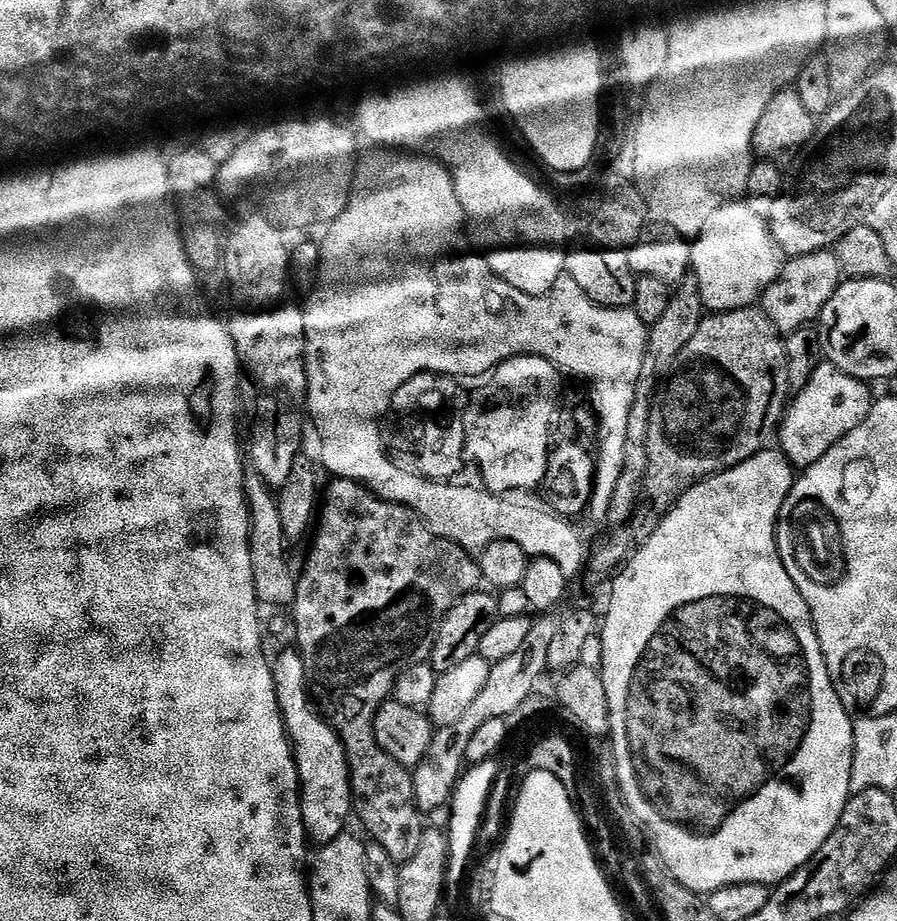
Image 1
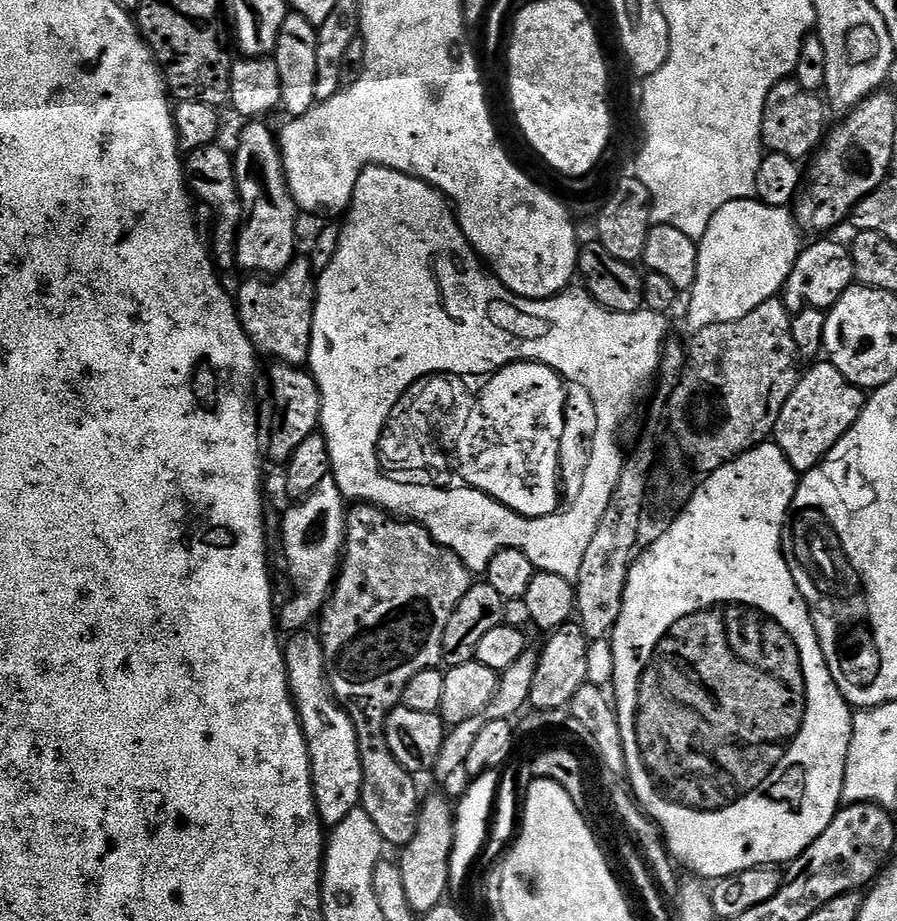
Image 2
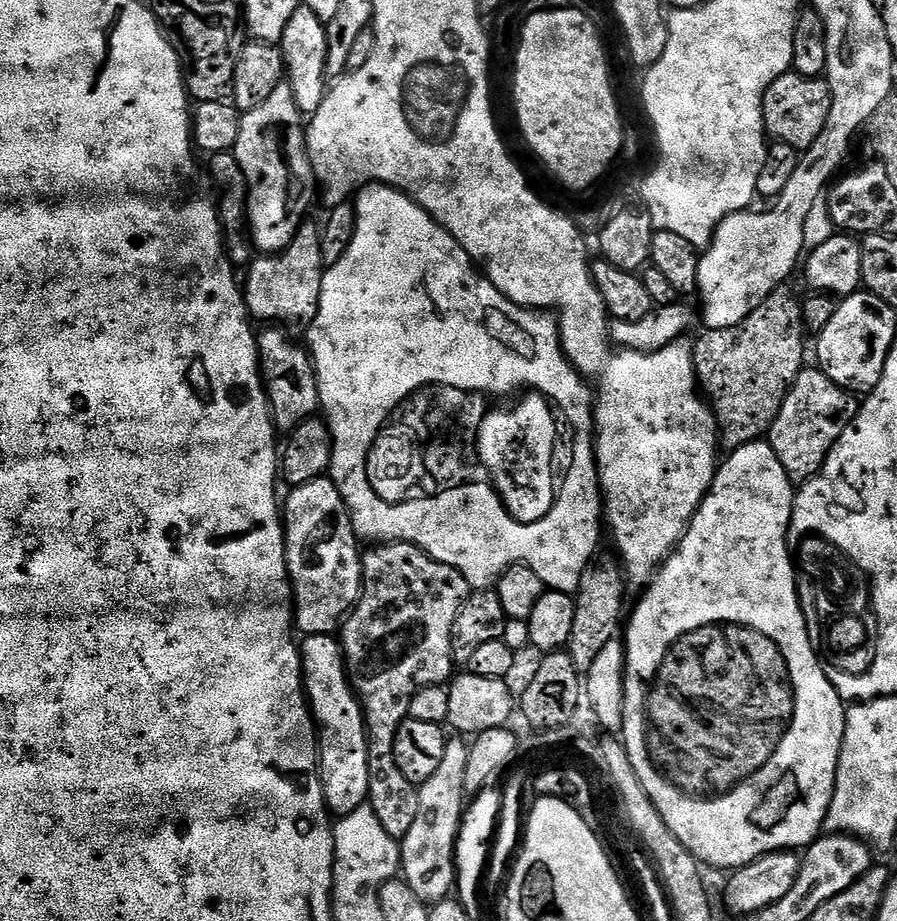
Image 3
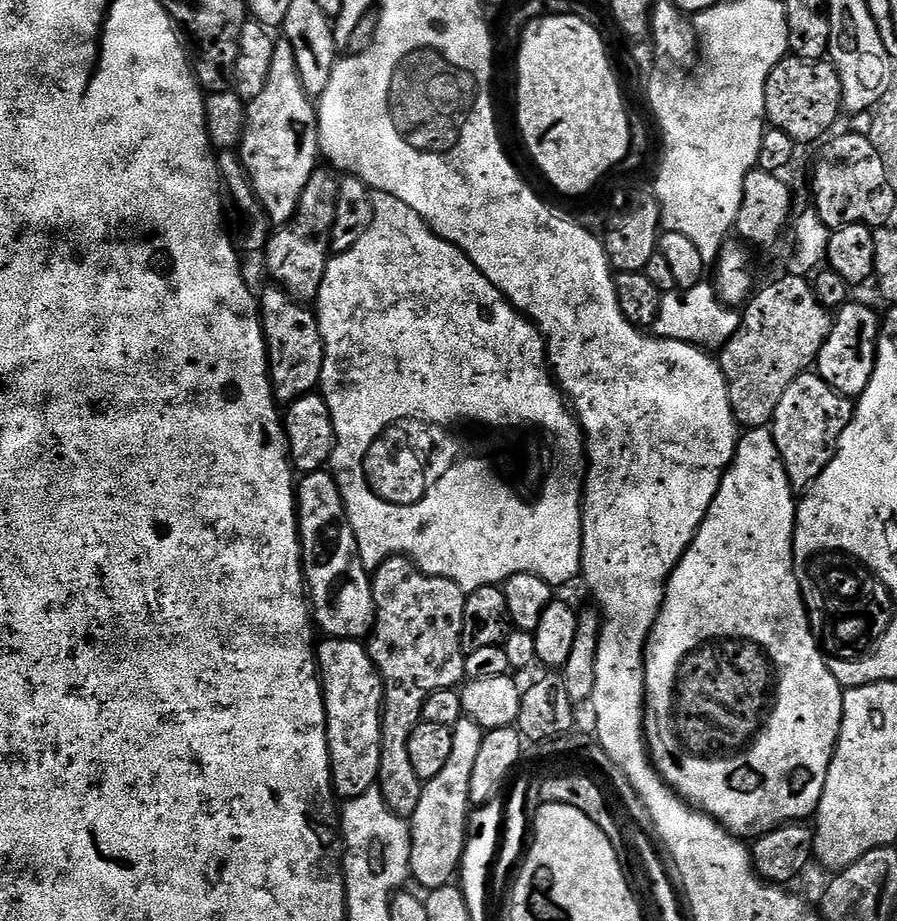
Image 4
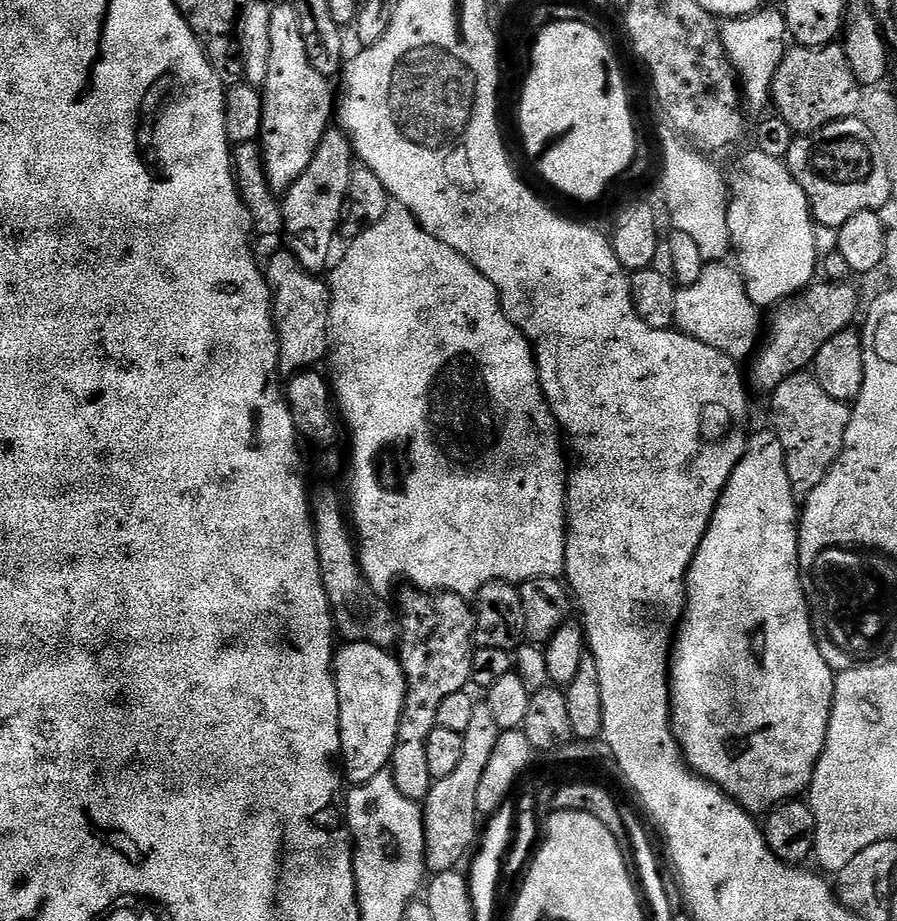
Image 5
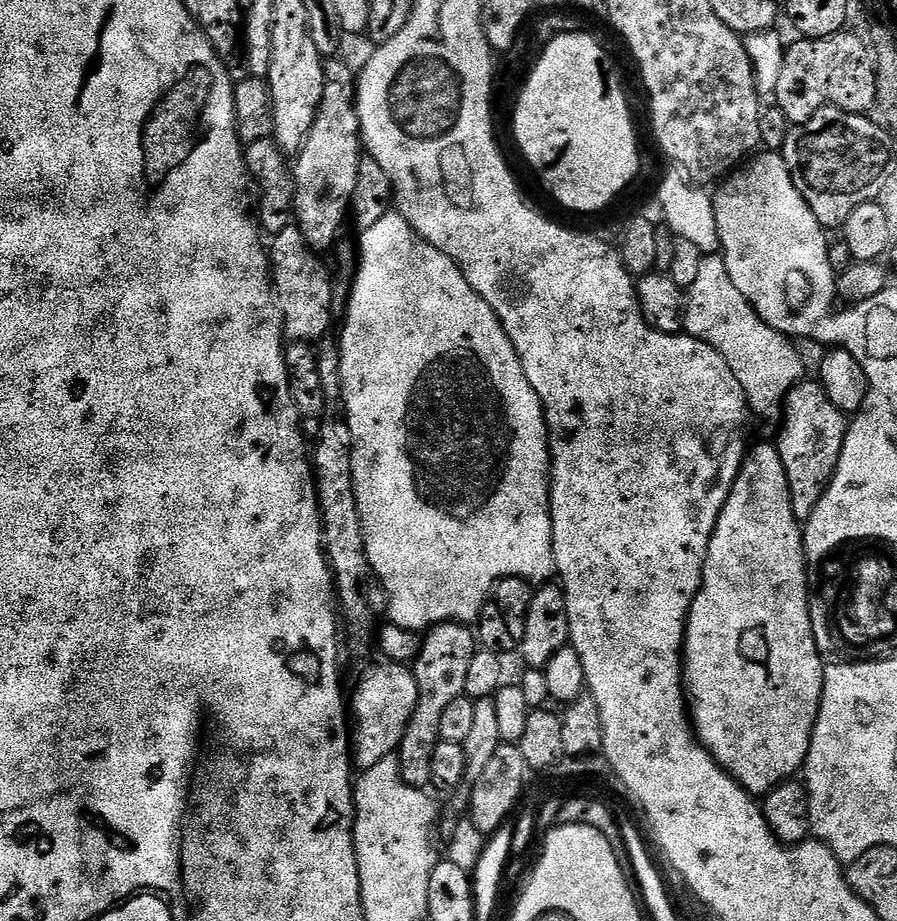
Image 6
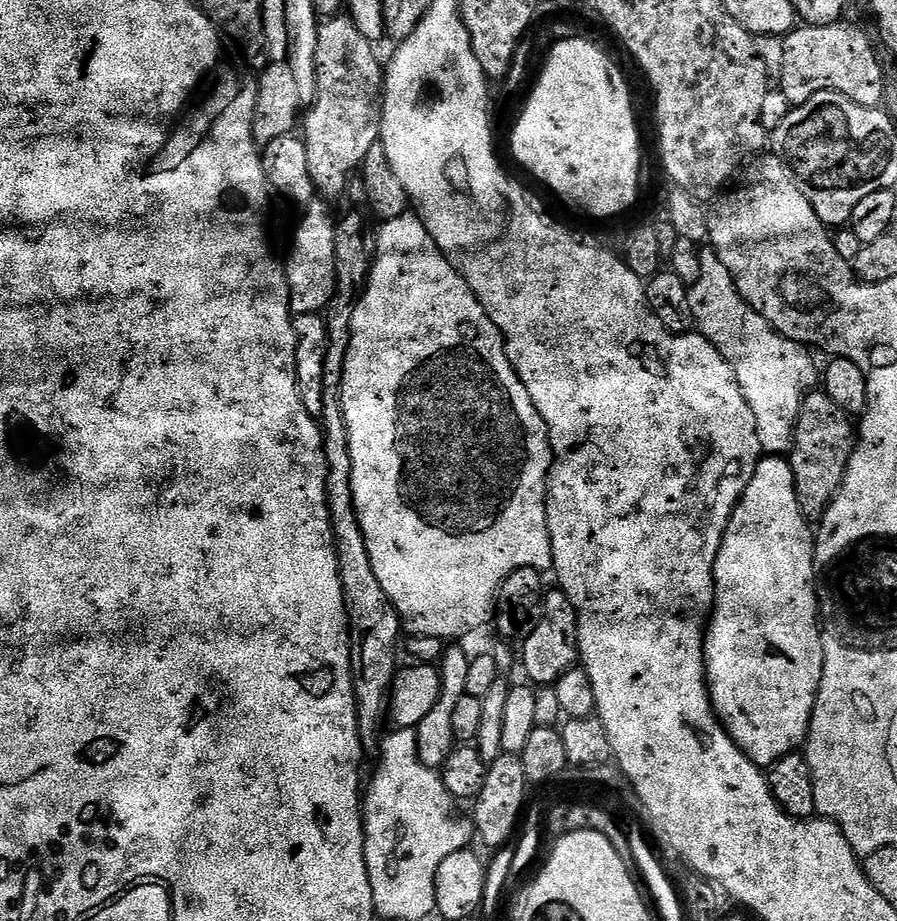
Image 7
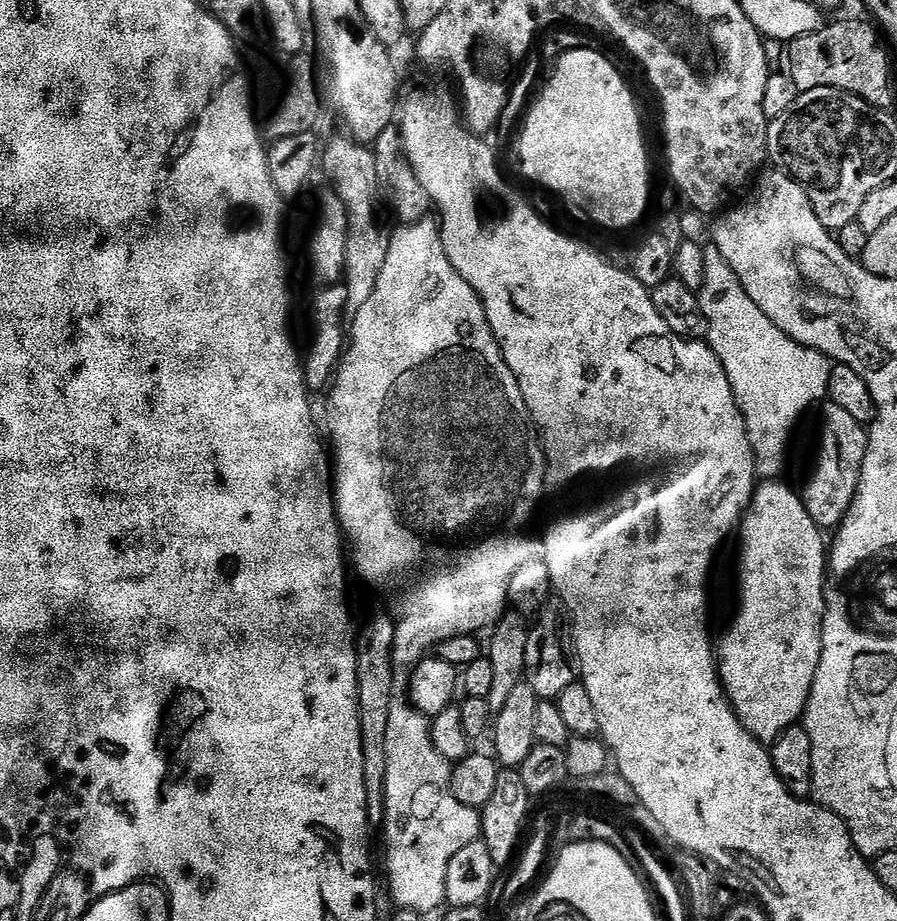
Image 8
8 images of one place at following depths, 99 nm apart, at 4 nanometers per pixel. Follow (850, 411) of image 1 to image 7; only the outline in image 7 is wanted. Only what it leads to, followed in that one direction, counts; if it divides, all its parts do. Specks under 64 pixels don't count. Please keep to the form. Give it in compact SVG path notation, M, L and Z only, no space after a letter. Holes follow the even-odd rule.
M813 390L805 396L792 434L790 463L798 506L810 522L818 522L836 497L842 478L848 469L848 459L854 447L854 420L843 412L822 390Z

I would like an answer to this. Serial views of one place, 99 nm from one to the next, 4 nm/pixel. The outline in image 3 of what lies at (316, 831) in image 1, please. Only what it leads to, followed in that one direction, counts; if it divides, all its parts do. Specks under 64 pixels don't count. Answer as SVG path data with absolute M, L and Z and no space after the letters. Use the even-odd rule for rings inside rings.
M326 633L305 635L299 649L300 664L304 667L304 694L308 698L312 722L316 725L322 794L324 801L328 803L329 813L339 818L365 807L368 798L370 758L368 757L368 727L364 725L364 710L360 707L360 697L352 689L352 681L348 679L348 670L344 666L344 649L341 648L339 639L335 635Z

